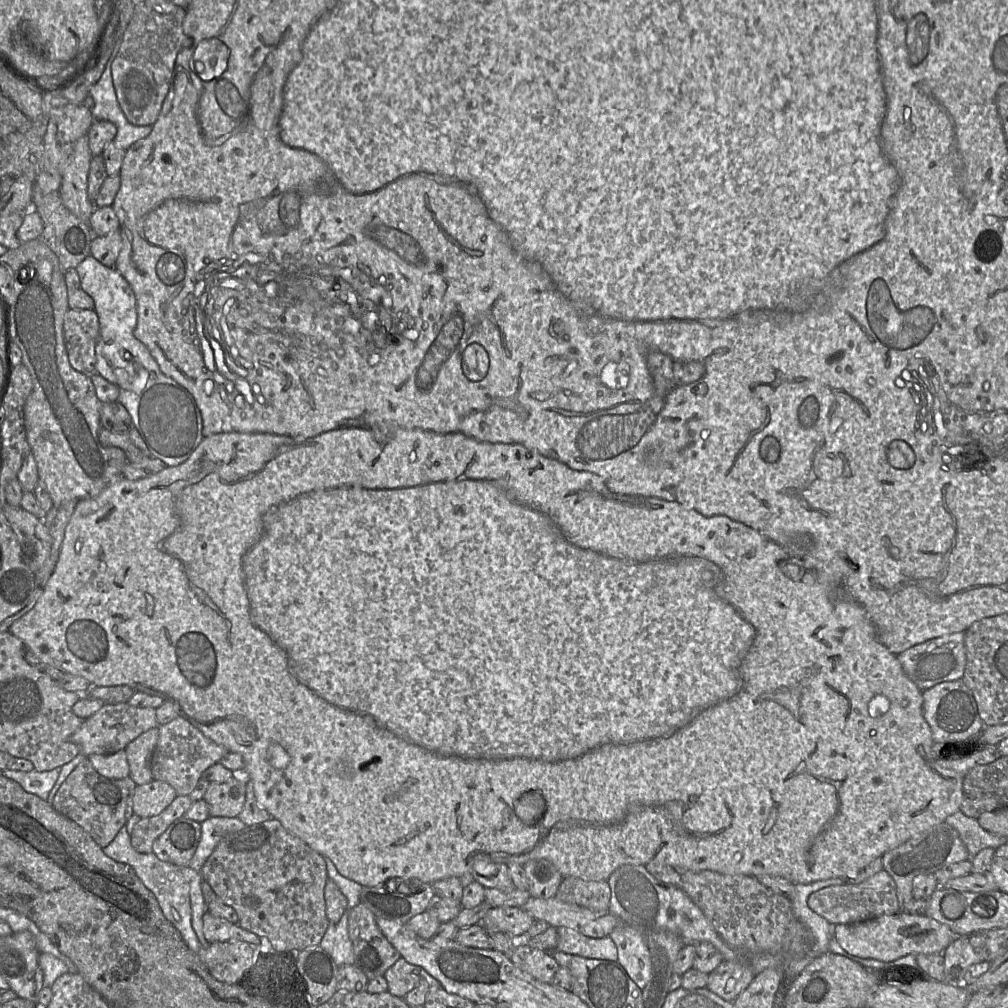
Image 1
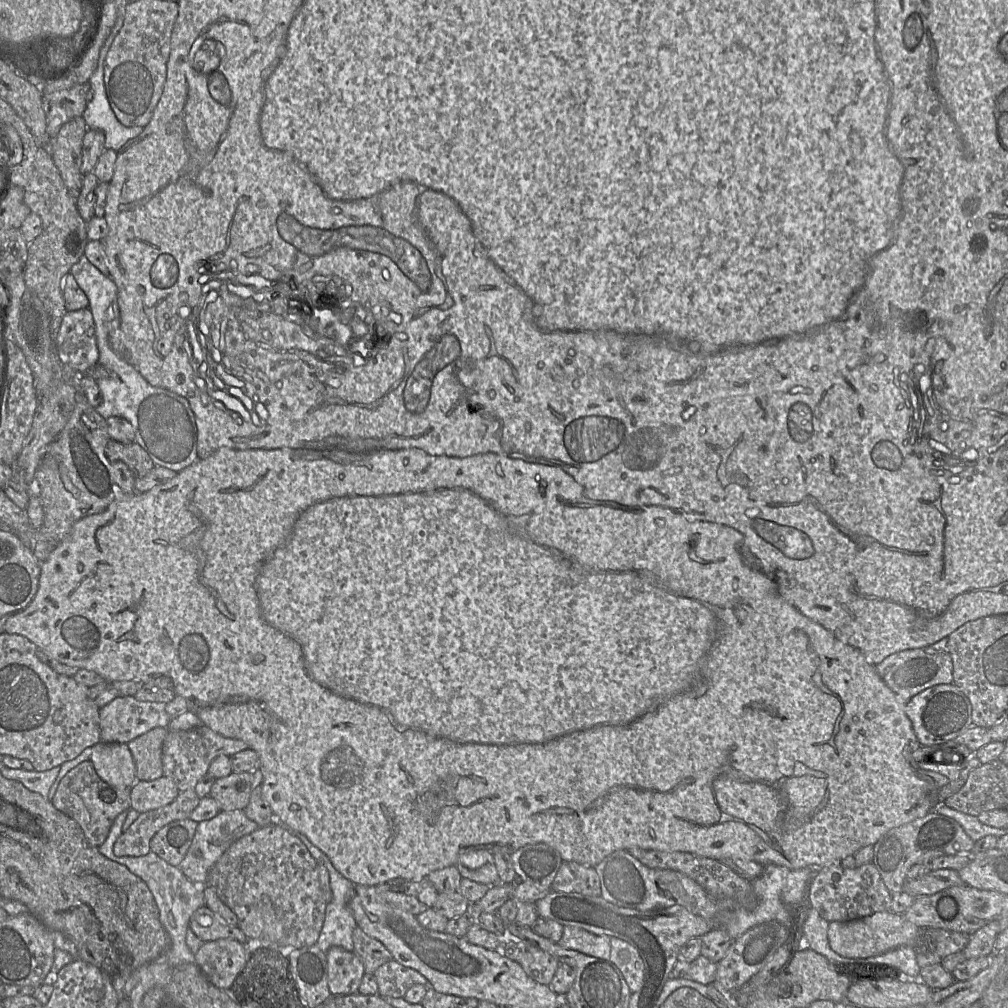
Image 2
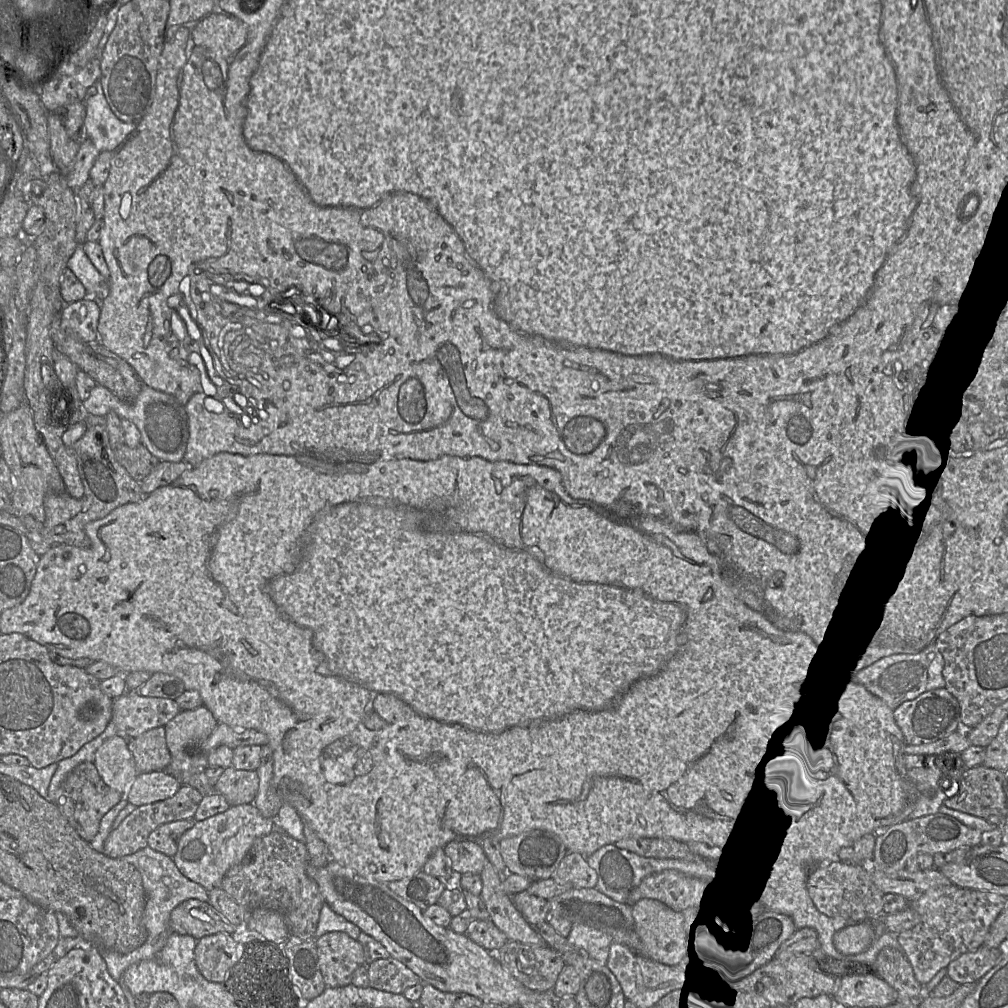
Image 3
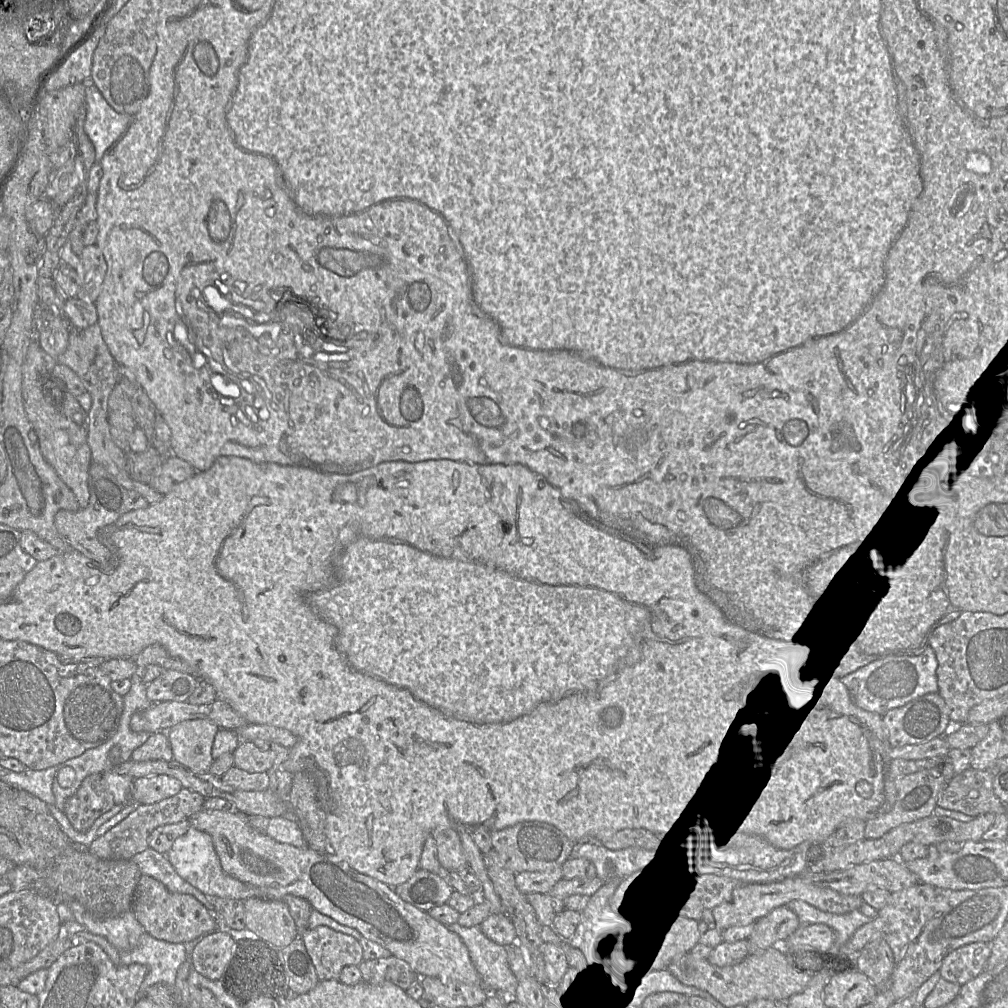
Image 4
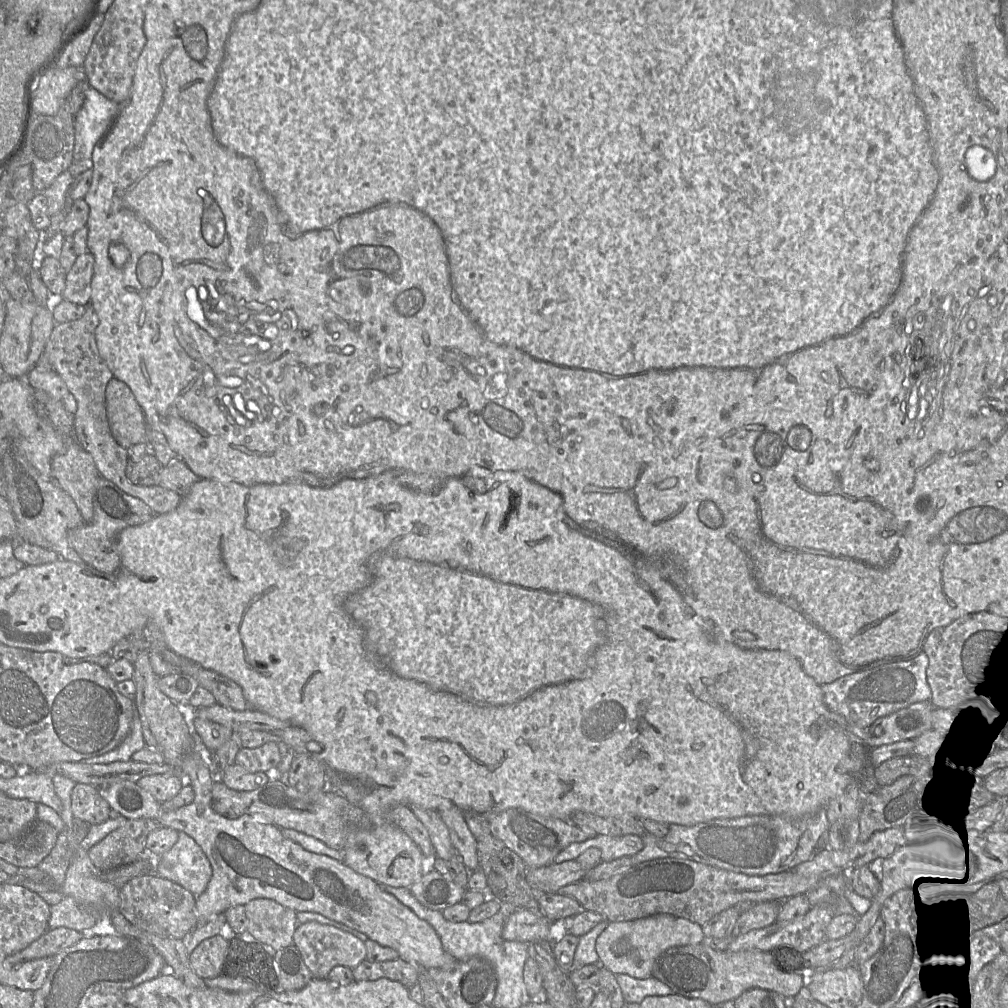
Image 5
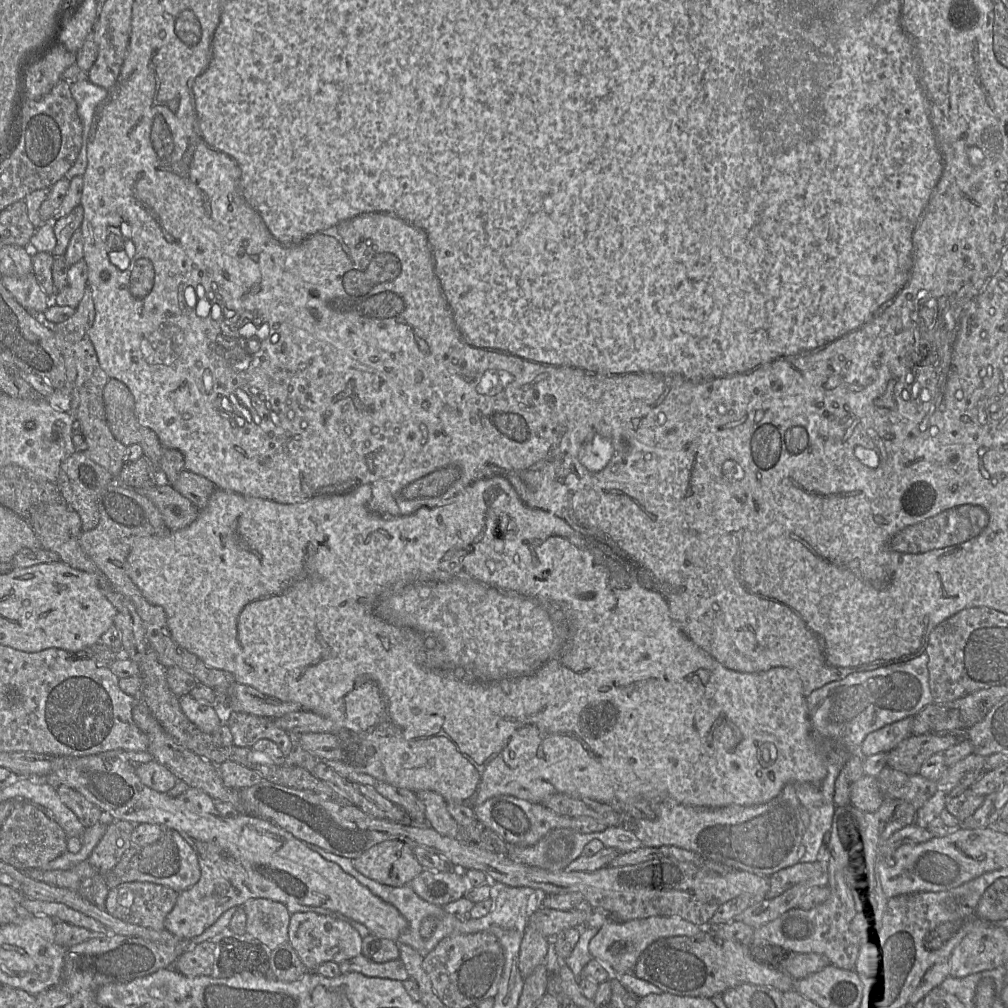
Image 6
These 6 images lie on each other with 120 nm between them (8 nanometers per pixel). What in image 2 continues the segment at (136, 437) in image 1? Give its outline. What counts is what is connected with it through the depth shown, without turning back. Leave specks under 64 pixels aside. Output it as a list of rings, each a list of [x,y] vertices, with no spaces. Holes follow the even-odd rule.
[[[110,439],[105,451],[111,461],[124,462],[135,479],[143,477],[155,466],[148,453],[136,442],[121,443]]]

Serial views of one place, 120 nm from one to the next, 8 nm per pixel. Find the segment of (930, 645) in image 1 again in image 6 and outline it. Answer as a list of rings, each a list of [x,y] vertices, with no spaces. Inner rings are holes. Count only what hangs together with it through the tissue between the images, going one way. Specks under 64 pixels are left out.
[[[923,652],[908,661],[853,673],[829,683],[807,697],[809,719],[815,732],[845,748],[850,755],[859,753],[866,736],[886,725],[916,715],[933,703],[927,668],[928,655]]]

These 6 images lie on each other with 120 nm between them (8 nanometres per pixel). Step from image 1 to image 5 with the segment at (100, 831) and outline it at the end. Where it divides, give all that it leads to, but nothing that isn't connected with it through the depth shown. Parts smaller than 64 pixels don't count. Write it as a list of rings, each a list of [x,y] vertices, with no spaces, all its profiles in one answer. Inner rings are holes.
[[[76,783],[72,790],[71,810],[75,819],[87,826],[101,824],[114,815],[98,787],[84,783]]]

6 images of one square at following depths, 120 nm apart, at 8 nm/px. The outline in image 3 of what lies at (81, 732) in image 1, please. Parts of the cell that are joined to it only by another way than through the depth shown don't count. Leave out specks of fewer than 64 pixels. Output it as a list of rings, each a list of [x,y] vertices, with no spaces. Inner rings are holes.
[[[126,692],[114,699],[111,721],[118,736],[129,740],[154,728],[165,727],[180,712],[175,700]]]

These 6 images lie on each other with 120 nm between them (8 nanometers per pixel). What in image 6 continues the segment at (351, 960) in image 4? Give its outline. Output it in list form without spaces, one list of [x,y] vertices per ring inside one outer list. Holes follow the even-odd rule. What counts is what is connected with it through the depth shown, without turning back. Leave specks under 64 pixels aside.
[[[297,912],[290,916],[288,943],[297,952],[308,971],[314,971],[324,962],[339,963],[360,955],[362,938],[351,925],[343,920],[315,912]]]

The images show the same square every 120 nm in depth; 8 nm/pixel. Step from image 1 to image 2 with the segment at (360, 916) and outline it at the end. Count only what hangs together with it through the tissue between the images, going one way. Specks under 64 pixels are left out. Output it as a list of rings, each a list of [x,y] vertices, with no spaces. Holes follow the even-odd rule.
[[[358,926],[352,934],[353,952],[361,959],[365,973],[373,974],[382,964],[393,959],[392,954],[377,939],[367,935]]]

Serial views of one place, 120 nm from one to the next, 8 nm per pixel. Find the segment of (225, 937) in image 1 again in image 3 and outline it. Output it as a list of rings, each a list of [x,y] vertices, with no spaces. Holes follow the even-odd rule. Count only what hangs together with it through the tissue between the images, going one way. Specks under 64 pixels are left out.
[[[188,899],[173,909],[170,915],[173,933],[189,935],[199,940],[217,933],[232,934],[236,926],[228,923],[209,902]]]

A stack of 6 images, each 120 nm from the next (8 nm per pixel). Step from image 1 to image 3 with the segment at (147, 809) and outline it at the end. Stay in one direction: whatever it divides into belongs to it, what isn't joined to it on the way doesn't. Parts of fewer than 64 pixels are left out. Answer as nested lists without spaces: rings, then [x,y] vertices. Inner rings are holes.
[[[167,771],[138,774],[125,795],[130,804],[140,807],[174,796],[182,783]]]

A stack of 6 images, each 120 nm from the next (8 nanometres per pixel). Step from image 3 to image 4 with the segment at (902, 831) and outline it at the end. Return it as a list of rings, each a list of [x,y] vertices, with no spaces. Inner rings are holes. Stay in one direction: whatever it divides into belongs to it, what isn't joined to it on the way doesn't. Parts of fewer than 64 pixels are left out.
[[[986,813],[969,822],[958,821],[946,816],[930,815],[910,823],[901,824],[882,836],[891,858],[898,858],[903,845],[909,842],[926,846],[946,841],[981,841],[982,835],[993,825],[995,814]]]

